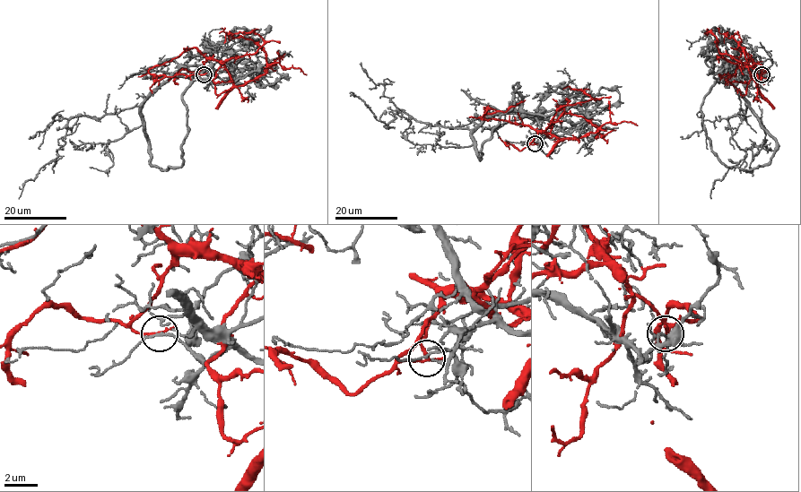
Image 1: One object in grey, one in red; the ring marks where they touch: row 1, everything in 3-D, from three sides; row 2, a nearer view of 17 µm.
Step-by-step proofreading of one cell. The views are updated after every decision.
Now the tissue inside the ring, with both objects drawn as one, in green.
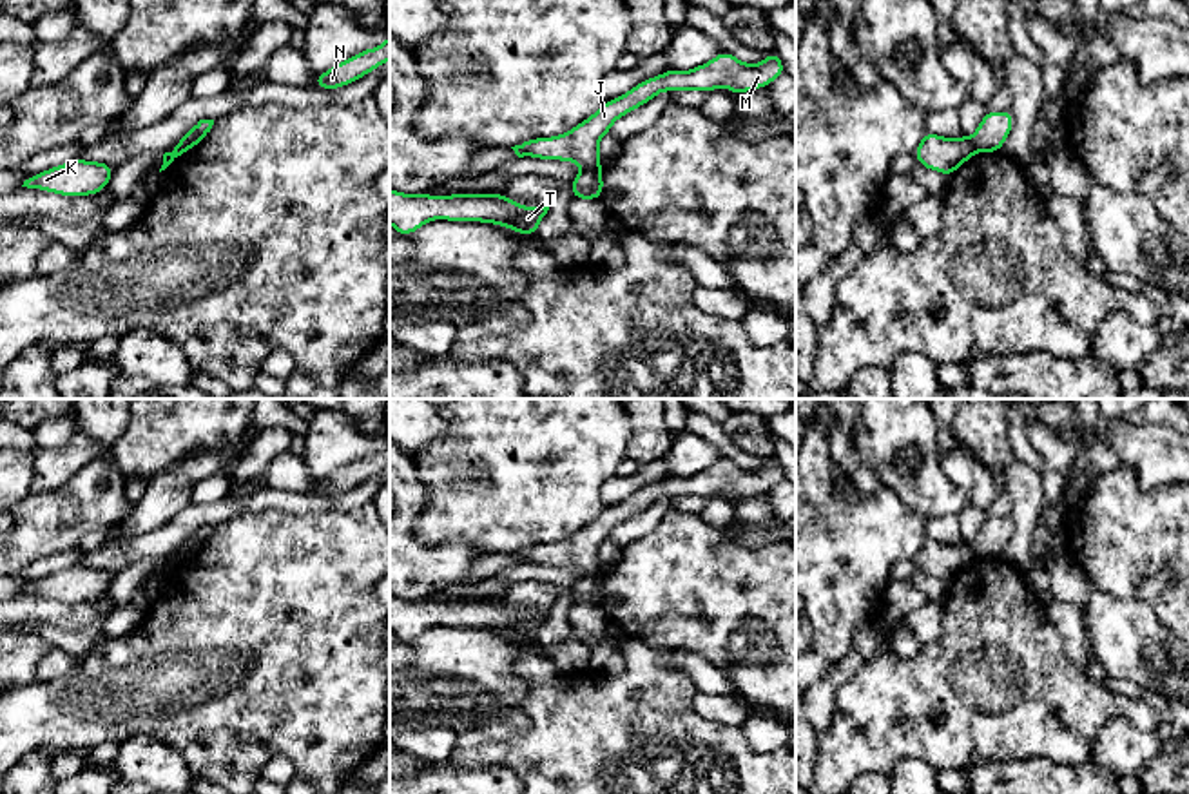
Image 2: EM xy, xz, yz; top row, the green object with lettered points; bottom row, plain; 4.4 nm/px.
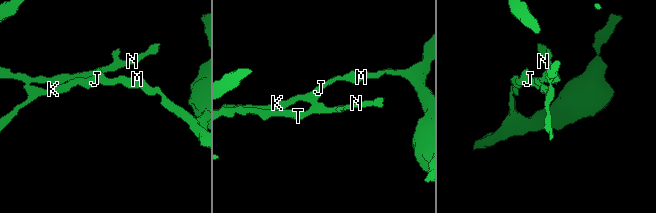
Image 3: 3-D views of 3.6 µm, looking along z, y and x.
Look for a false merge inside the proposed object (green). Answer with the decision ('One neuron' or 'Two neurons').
Two neurons

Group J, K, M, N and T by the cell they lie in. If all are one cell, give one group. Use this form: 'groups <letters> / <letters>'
groups J K M / N T

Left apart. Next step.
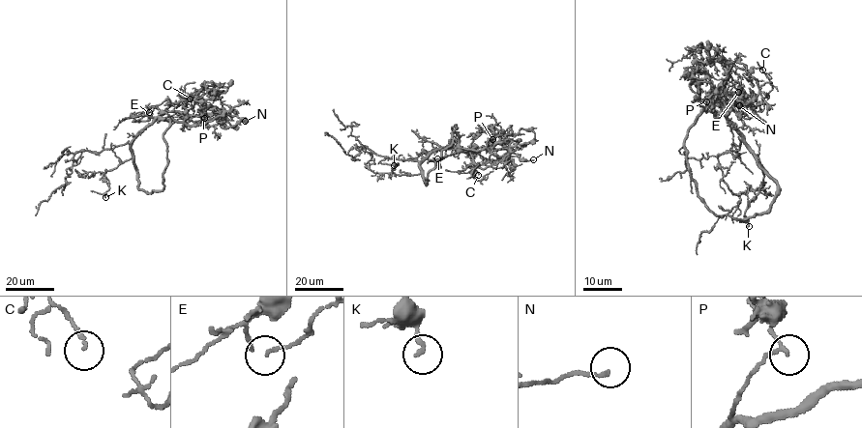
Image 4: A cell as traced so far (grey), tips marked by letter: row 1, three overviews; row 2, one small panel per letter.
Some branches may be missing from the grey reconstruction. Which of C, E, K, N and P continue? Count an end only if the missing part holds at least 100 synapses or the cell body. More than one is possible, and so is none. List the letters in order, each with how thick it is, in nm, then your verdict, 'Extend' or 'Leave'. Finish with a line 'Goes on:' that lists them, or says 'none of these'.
C: Thickness 110 nm. Leave
E: Thickness 110 nm. Leave
K: Thickness 180 nm. Leave
N: Thickness 140 nm. Leave
P: Thickness 90 nm. Leave
Goes on: none of these

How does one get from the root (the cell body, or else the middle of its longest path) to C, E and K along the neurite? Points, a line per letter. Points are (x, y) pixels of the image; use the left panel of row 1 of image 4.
C: (130, 143), (171, 105), (186, 96), (185, 99), (190, 99)
E: (130, 143), (164, 112), (170, 101), (164, 100), (149, 112)
K: (130, 143), (132, 156), (104, 174), (109, 187), (105, 197)

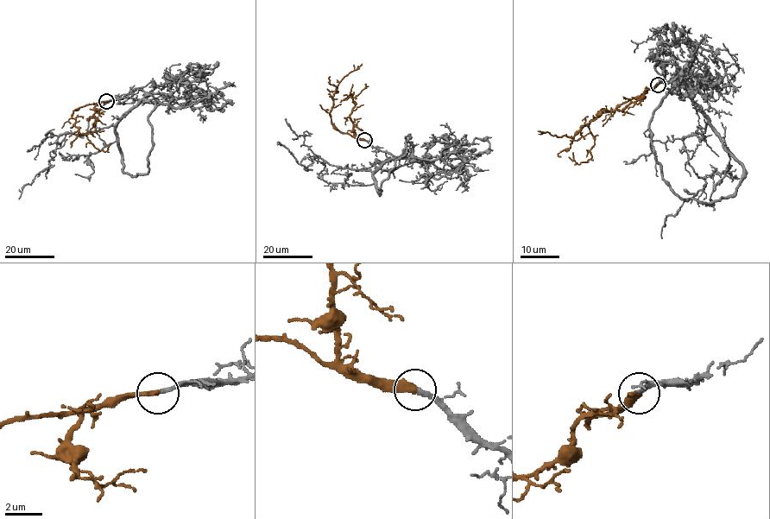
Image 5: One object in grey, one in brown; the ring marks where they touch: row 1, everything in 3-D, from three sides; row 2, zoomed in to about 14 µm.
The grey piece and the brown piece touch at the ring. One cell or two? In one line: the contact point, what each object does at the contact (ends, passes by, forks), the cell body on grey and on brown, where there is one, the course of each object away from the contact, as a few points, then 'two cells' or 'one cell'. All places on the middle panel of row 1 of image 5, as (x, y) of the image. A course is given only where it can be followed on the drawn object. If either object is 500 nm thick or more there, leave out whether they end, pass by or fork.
at (364, 140); grey ends there; brown ends there; no cell body on grey; no cell body on brown; grey runs (364, 140), (395, 158), (372, 171), (337, 167), (316, 155), (307, 170), (276, 142); brown runs (364, 140), (340, 131), (332, 123), (329, 113), (336, 87), (362, 64); one cell

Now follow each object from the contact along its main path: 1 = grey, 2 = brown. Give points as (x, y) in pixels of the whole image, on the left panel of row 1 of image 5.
1: (106, 101), (132, 98), (137, 103), (114, 125), (84, 135), (61, 134), (49, 165), (23, 186), (18, 199)
2: (106, 101), (82, 106), (74, 110), (72, 117), (75, 119), (74, 125), (79, 135), (104, 130)

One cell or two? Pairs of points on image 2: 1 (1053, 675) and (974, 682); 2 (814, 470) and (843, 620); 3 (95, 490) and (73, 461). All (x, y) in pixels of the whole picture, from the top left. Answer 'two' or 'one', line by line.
1: one
2: one
3: two

